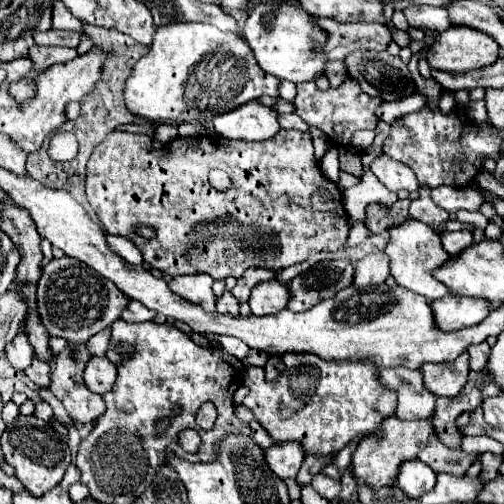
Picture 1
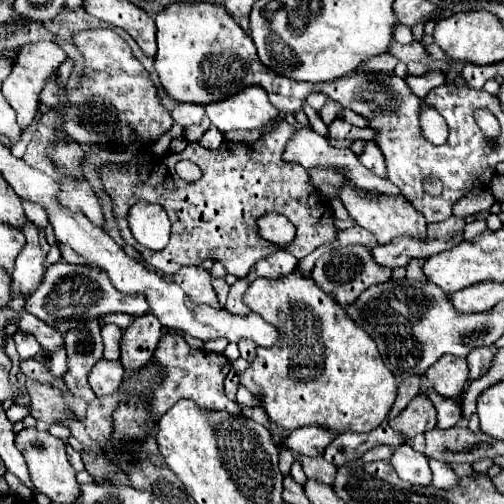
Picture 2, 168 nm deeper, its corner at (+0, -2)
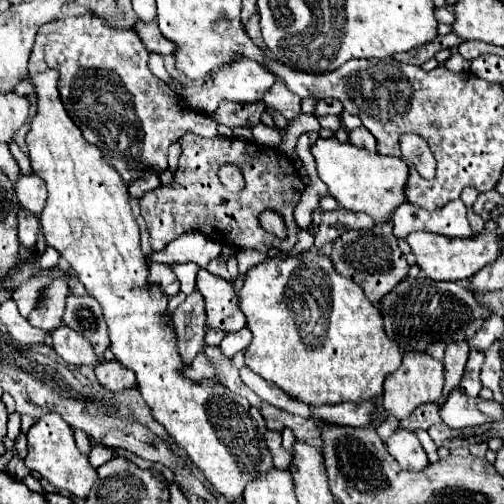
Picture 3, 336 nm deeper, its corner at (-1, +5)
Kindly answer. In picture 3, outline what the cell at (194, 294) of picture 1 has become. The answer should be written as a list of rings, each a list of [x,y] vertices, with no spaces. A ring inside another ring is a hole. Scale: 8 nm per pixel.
[[[201,269],[197,275],[197,291],[205,297],[209,327],[221,329],[225,333],[235,333],[245,327],[245,317],[237,307],[237,295],[231,281]]]

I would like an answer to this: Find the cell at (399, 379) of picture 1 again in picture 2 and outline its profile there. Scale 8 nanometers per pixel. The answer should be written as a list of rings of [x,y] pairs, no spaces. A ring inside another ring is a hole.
[[[420,388],[420,392],[426,392],[430,402],[434,404],[438,412],[438,428],[452,428],[462,418],[458,400],[446,400],[444,396],[438,396],[432,388]]]

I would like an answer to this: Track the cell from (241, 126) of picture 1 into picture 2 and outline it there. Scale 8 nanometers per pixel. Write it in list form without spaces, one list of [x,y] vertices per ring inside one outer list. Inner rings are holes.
[[[244,88],[246,92],[238,92],[236,96],[208,104],[206,116],[220,132],[232,130],[262,130],[268,122],[272,122],[280,112],[268,102],[268,94],[262,88]]]

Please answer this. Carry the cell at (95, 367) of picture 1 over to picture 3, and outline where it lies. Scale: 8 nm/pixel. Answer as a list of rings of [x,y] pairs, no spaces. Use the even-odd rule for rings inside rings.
[[[103,361],[99,367],[95,367],[99,383],[109,391],[125,391],[137,387],[135,373],[131,369],[125,369],[119,361]]]

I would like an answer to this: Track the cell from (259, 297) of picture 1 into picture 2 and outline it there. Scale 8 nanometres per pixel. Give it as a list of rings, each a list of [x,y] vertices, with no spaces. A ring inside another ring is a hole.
[[[292,272],[280,280],[258,278],[248,286],[242,300],[252,312],[256,312],[282,332],[278,344],[274,344],[272,348],[258,348],[254,362],[248,366],[240,380],[242,386],[246,386],[254,396],[260,398],[260,408],[272,422],[286,430],[318,426],[330,428],[338,434],[370,432],[380,422],[384,422],[398,390],[394,374],[384,366],[374,340],[362,328],[358,328],[346,316],[346,312],[310,278],[298,272]]]

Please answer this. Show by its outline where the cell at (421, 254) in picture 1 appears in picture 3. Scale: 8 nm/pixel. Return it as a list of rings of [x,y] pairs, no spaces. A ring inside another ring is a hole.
[[[319,137],[311,145],[311,153],[317,163],[317,175],[327,185],[329,195],[333,195],[341,207],[347,211],[363,211],[371,215],[375,223],[383,223],[391,219],[391,213],[407,201],[405,197],[405,181],[409,175],[409,167],[401,157],[387,157],[379,153],[371,153],[367,149],[359,149],[351,143],[341,143],[335,137],[323,139]]]

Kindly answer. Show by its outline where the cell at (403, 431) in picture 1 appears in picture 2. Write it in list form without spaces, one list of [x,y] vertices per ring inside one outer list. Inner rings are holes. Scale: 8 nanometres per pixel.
[[[416,396],[394,420],[390,420],[390,428],[410,440],[416,434],[436,428],[436,410],[430,400],[426,400],[426,396]]]

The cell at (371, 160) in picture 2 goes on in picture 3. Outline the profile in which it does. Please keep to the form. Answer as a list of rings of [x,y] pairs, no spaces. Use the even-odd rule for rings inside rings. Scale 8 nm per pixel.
[[[357,127],[357,129],[349,131],[349,141],[357,147],[367,149],[367,151],[377,151],[375,149],[375,137],[371,135],[371,131],[367,127]]]

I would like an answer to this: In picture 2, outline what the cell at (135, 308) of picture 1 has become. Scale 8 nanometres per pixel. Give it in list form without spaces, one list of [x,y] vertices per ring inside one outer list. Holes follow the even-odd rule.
[[[110,314],[110,316],[104,316],[104,322],[112,322],[116,326],[120,326],[122,330],[126,330],[136,318],[130,316],[130,314]]]

